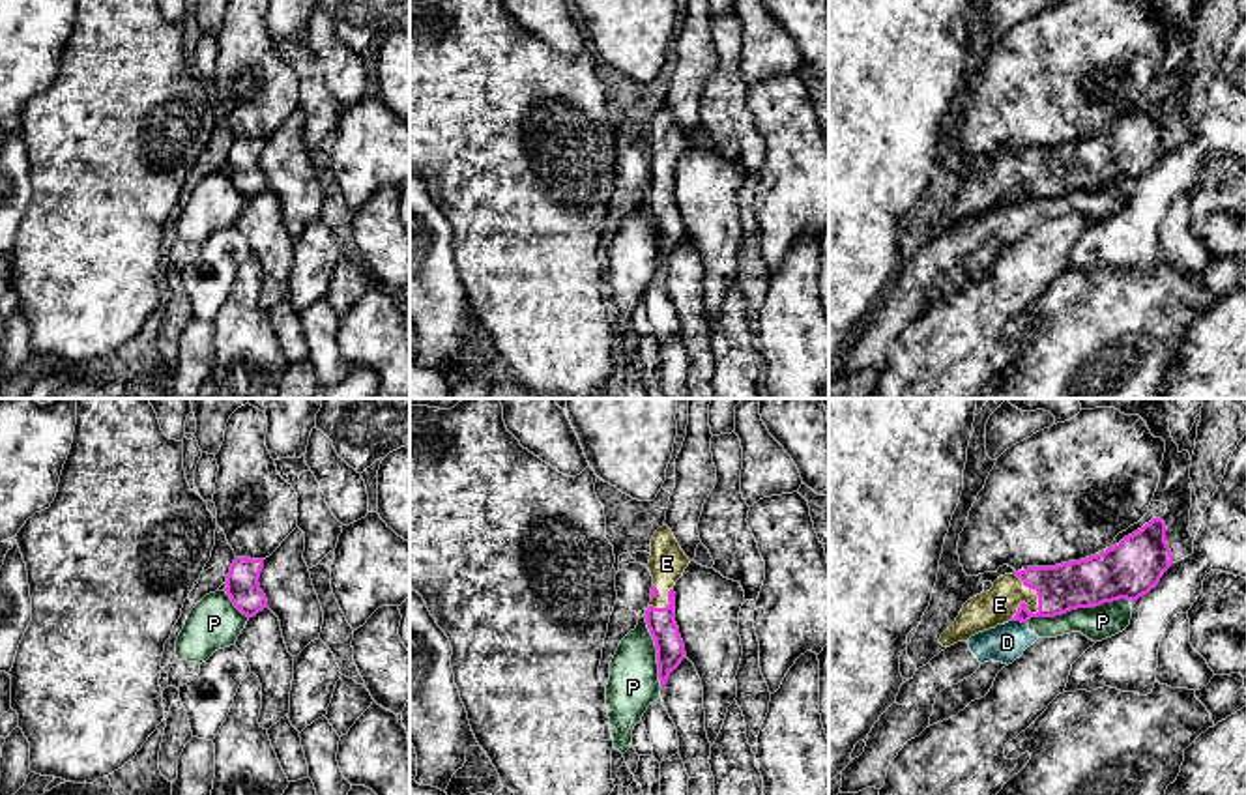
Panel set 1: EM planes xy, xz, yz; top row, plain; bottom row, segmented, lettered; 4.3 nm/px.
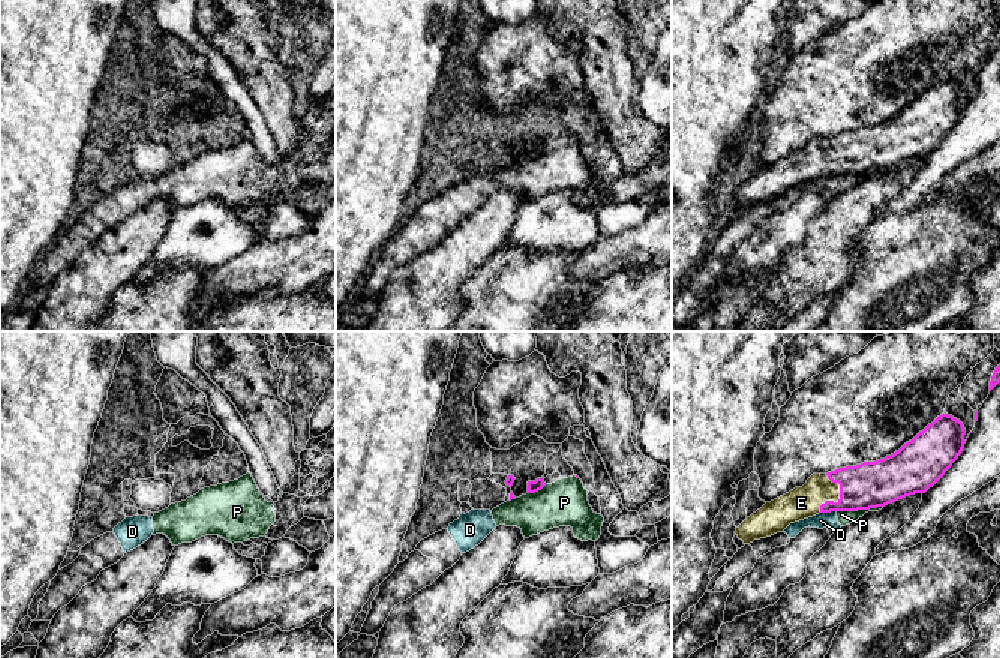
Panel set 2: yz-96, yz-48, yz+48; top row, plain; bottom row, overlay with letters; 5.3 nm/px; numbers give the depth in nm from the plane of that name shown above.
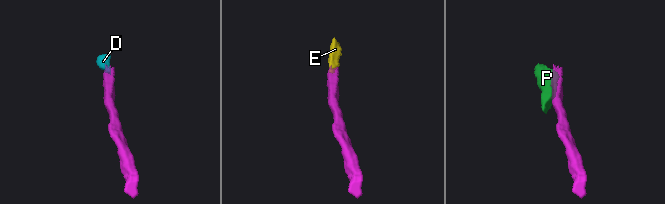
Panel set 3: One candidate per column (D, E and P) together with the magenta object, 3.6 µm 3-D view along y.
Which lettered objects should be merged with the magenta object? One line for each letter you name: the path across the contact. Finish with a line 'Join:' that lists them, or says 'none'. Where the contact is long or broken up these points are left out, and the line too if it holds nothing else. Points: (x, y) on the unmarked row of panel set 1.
E: way yz (1089, 163), (1059, 169), (1039, 187), (999, 186)
Join: E

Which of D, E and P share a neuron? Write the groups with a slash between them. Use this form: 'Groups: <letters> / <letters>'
Groups: D P / E

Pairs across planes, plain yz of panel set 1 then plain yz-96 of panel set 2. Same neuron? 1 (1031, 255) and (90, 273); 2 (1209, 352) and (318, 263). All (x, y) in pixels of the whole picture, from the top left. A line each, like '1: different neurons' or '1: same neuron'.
1: same neuron
2: different neurons

